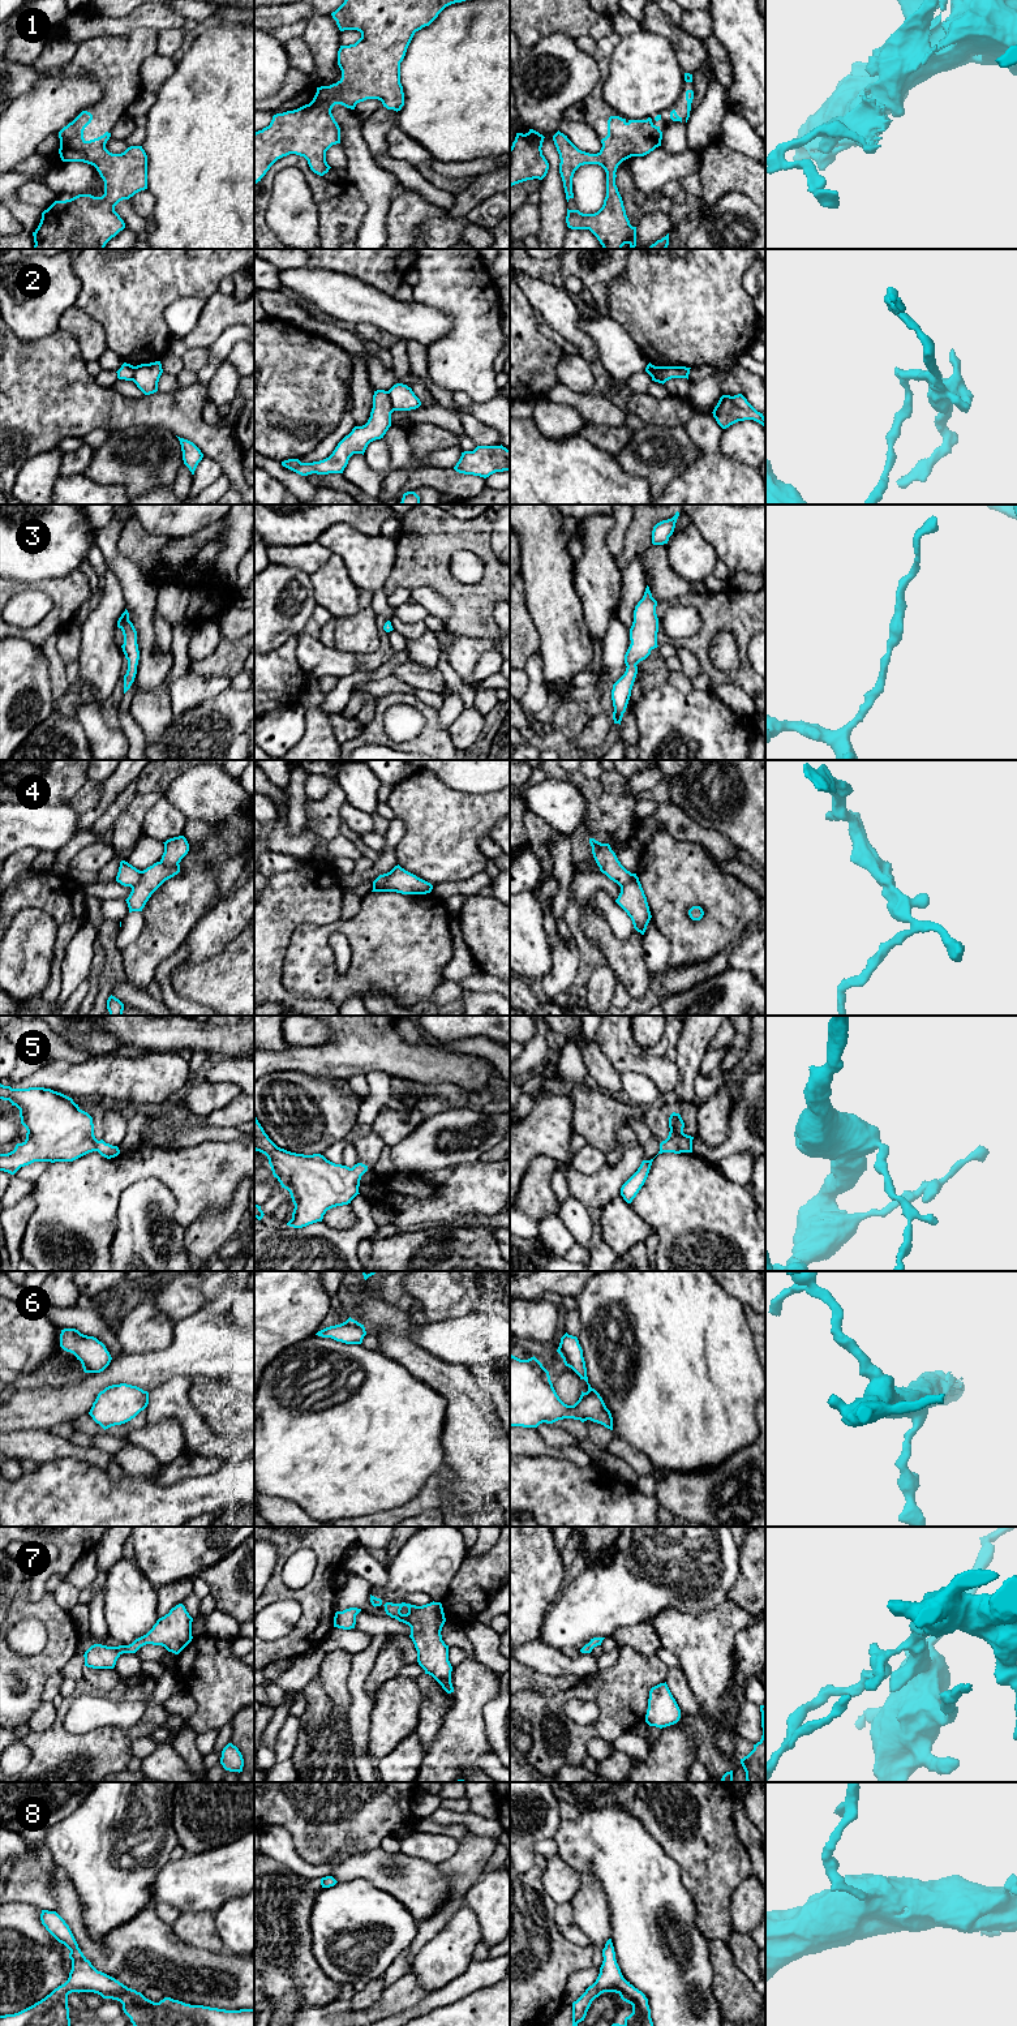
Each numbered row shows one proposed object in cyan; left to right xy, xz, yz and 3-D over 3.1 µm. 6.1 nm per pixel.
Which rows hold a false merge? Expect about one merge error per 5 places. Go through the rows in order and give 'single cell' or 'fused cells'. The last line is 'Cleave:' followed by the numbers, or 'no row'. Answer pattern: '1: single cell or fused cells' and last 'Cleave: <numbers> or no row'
1: single cell
2: fused cells
3: single cell
4: fused cells
5: single cell
6: single cell
7: single cell
8: single cell
Cleave: 2, 4

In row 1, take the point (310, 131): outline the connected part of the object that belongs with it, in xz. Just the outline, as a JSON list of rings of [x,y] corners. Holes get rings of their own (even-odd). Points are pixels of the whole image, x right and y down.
[[[344,0],[331,16],[340,31],[357,30],[361,38],[355,44],[340,46],[338,51],[342,78],[330,86],[317,87],[309,104],[274,115],[269,126],[254,133],[254,184],[278,159],[289,154],[304,156],[314,173],[327,173],[331,167],[326,162],[326,151],[340,143],[340,128],[331,113],[335,104],[355,110],[360,102],[378,99],[387,110],[400,111],[404,106],[400,63],[415,33],[429,26],[446,7],[462,1],[465,0]]]

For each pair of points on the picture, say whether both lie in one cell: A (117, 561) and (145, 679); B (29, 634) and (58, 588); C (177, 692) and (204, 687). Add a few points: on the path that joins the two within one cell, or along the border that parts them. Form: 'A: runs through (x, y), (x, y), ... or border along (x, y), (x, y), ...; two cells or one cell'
A: runs through (138, 591), (146, 649); one cell
B: runs through (42, 630), (58, 614), (58, 601); one cell
C: runs through (184, 692), (197, 689); one cell

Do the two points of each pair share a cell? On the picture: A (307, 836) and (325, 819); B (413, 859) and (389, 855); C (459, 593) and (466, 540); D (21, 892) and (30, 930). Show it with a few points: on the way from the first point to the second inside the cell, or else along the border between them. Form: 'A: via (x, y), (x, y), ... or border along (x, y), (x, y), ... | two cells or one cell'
A: border along (305, 827), (316, 837), (312, 857) | two cells
B: border along (404, 827), (404, 835), (397, 846), (397, 863) | two cells
C: via (443, 578), (443, 554), (450, 548) | one cell
D: border along (13, 917), (22, 909), (39, 908), (54, 919) | two cells

